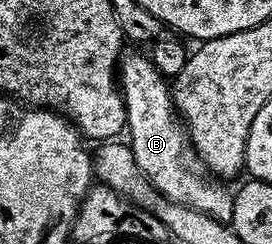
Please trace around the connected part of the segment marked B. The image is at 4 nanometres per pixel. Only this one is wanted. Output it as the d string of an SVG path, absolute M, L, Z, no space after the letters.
M125 53L118 63L118 85L126 108L126 141L134 152L134 160L140 173L148 179L148 183L171 202L202 212L219 222L231 223L234 212L233 191L231 189L228 191L224 187L227 185L221 179L205 171L203 162L196 155L196 149L192 147L192 139L188 137L187 129L180 115L176 113L176 105L172 103L169 79L160 74L151 57L147 53Z

